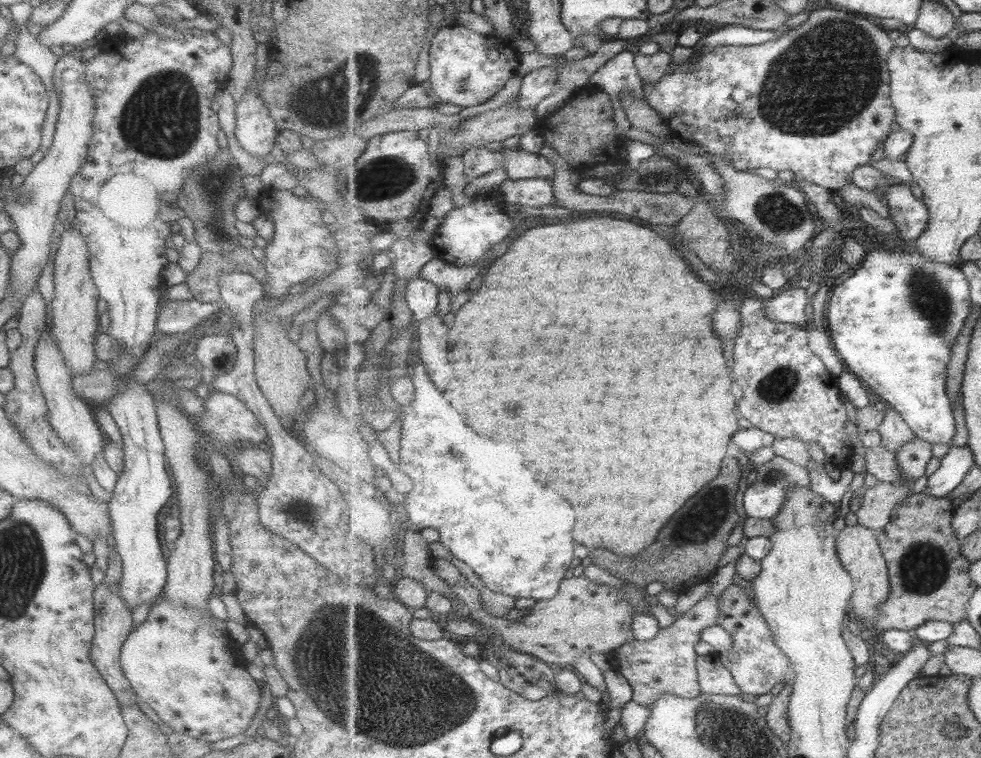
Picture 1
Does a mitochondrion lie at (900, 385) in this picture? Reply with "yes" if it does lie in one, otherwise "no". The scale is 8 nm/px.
no

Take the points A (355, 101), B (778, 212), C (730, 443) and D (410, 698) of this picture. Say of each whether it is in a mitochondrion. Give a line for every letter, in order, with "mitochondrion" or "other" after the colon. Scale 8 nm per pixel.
A: mitochondrion
B: mitochondrion
C: other
D: mitochondrion

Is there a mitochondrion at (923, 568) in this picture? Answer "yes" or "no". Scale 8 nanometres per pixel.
yes

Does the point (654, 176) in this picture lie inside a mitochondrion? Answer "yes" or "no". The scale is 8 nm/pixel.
yes

